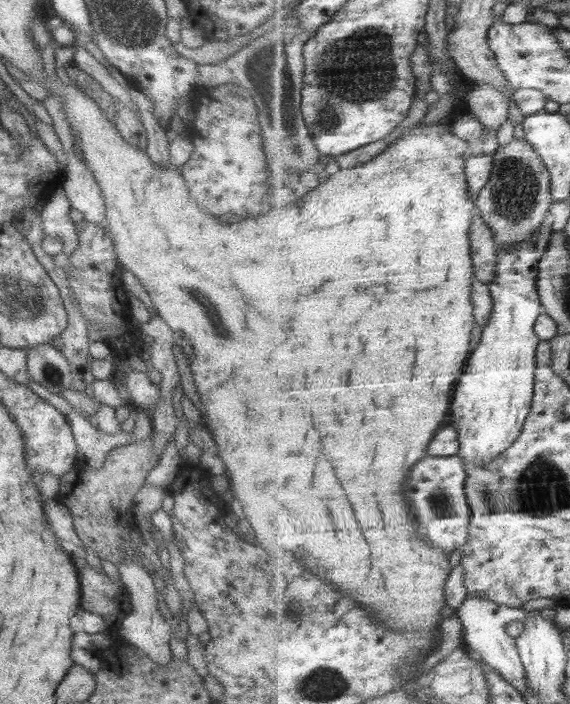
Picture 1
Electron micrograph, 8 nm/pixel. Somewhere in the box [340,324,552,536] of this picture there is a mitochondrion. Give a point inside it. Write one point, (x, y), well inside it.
(439, 503)

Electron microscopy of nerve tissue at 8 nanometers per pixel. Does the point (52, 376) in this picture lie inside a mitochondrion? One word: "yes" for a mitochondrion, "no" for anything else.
yes

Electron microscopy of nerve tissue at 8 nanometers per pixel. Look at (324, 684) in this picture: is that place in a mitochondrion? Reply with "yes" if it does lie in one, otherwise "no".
yes

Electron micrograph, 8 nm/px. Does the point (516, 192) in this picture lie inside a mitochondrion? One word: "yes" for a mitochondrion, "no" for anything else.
yes

